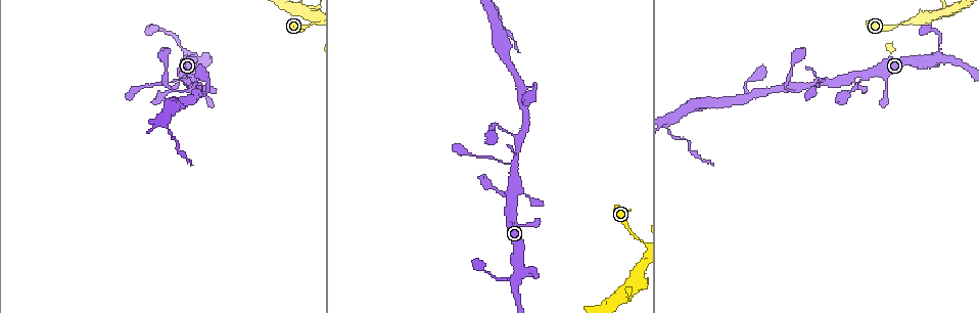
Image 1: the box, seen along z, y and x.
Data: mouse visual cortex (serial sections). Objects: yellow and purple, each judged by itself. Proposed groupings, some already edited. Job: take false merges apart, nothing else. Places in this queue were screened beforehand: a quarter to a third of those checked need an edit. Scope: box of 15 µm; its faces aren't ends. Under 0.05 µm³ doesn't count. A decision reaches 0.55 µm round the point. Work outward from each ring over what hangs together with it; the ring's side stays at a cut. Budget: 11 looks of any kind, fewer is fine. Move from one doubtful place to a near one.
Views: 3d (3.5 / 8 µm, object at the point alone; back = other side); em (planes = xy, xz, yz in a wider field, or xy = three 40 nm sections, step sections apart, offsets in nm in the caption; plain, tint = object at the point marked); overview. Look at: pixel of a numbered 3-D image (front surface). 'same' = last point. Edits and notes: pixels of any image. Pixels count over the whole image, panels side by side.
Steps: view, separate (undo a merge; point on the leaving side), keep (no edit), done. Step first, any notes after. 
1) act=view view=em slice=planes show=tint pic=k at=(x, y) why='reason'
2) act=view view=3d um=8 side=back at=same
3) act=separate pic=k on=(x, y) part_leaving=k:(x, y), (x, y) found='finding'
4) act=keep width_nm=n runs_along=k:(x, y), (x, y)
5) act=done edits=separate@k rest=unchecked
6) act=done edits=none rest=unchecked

act=view view=3d um=3.5 pic=1 at=(826, 81) why='three-way junction'

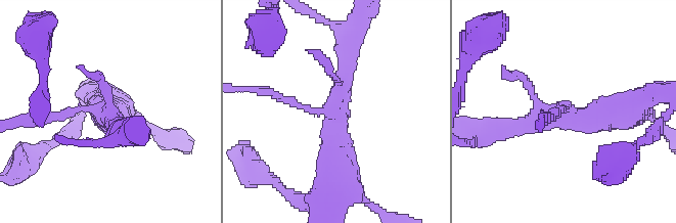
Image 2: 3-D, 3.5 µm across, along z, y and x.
act=view view=em slice=xy step=5 show=tint pic=2 at=(106, 115) why='shape alone is not enough'

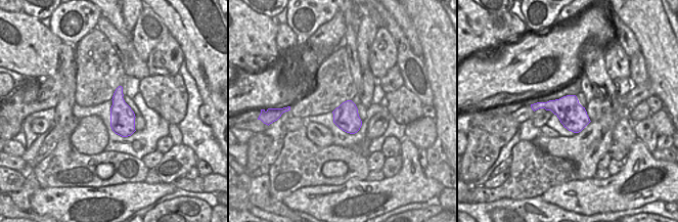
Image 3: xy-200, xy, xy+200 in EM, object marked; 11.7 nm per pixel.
act=keep found='continuous, no second cell'

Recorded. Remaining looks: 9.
act=view view=3d um=3.5 pic=1 at=(939, 11)

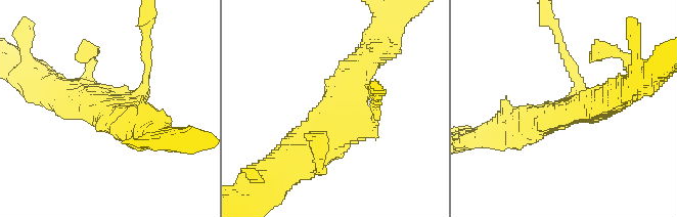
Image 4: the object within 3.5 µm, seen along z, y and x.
act=view view=em slice=planes show=tint pic=4 at=(350, 116) why='shape alone is not enough'

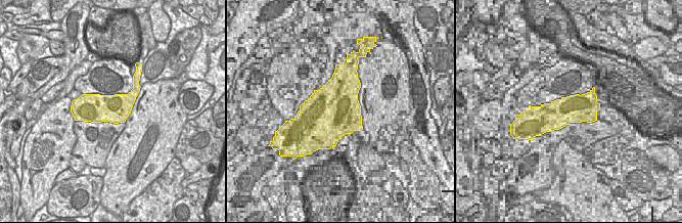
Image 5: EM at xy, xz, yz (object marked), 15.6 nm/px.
act=view view=em slice=xy step=3 show=tint at=same

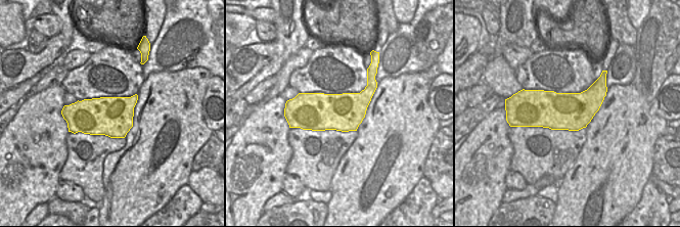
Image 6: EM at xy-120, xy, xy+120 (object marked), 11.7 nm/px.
act=separate pic=4 on=(563, 53) arms=3 part_leaving=4:(580, 85), (567, 57), (558, 51) found='a second cell is stuck on'

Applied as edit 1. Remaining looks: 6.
act=view view=3d um=3.5 pic=1 at=(499, 126) why='sharp bend'

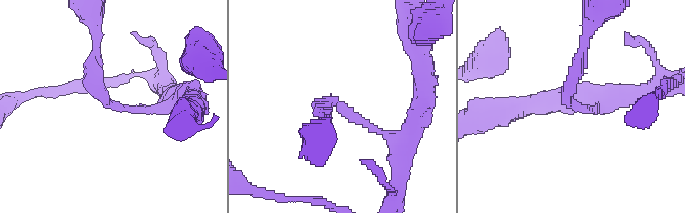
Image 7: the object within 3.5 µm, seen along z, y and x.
act=view view=em slice=xy step=1 show=tint pic=7 at=(108, 100) arm_widths_nm=150,150 why='now the EM'

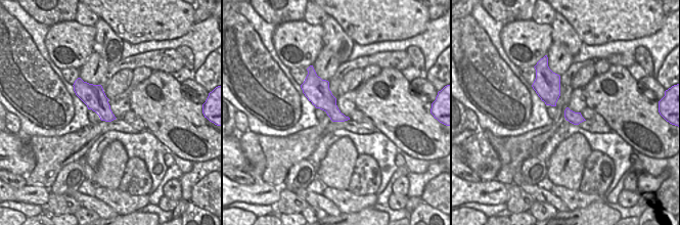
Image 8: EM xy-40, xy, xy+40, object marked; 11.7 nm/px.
act=view view=em slice=planes show=tint at=same

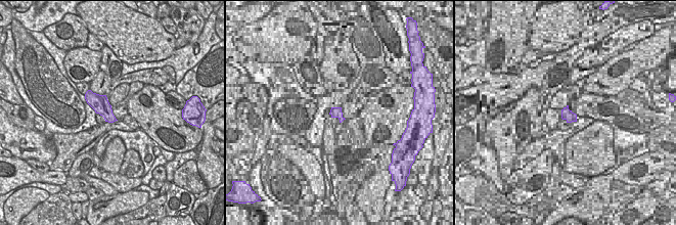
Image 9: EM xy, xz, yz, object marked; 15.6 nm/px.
act=keep found='all the same cell'

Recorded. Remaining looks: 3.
act=view view=3d um=8 pic=1 at=(164, 121) why='sharp bend'

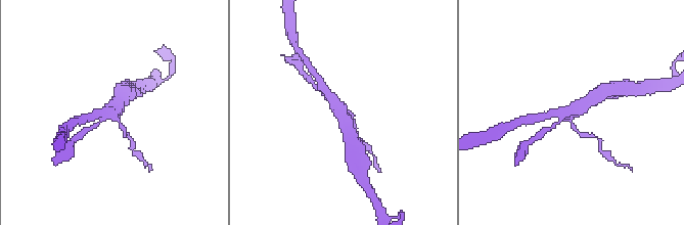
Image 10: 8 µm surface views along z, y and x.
act=view view=3d um=3.5 pic=10 at=(344, 111)

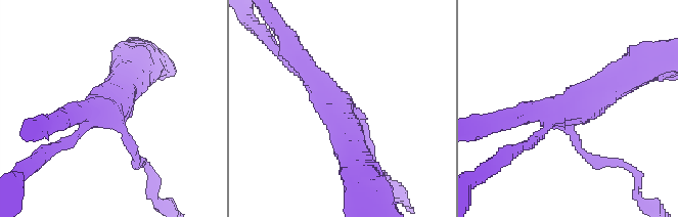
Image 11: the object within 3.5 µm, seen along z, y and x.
act=view view=em slice=planes show=tint pic=11 at=(342, 109) arms=3 arm_widths_nm=150,200,450 why='shape alone is not enough'

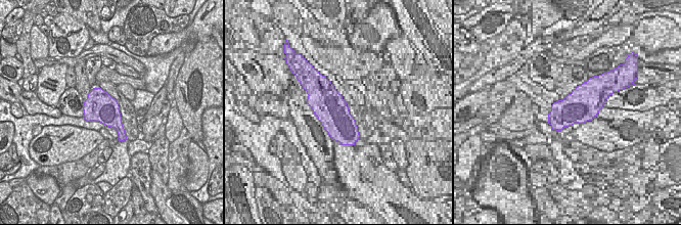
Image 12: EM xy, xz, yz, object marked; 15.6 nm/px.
act=separate pic=11 on=(598, 160) part_leaving=11:(575, 141), (591, 160), (630, 166), (635, 188) found='two cells meet here'

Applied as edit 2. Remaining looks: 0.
act=done edits=separate@4,separate@11 rest=unchecked

